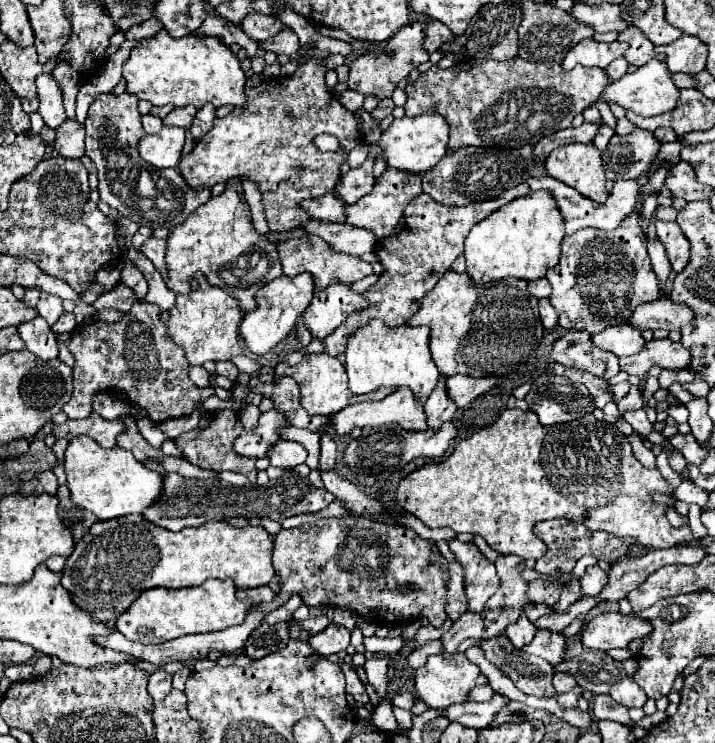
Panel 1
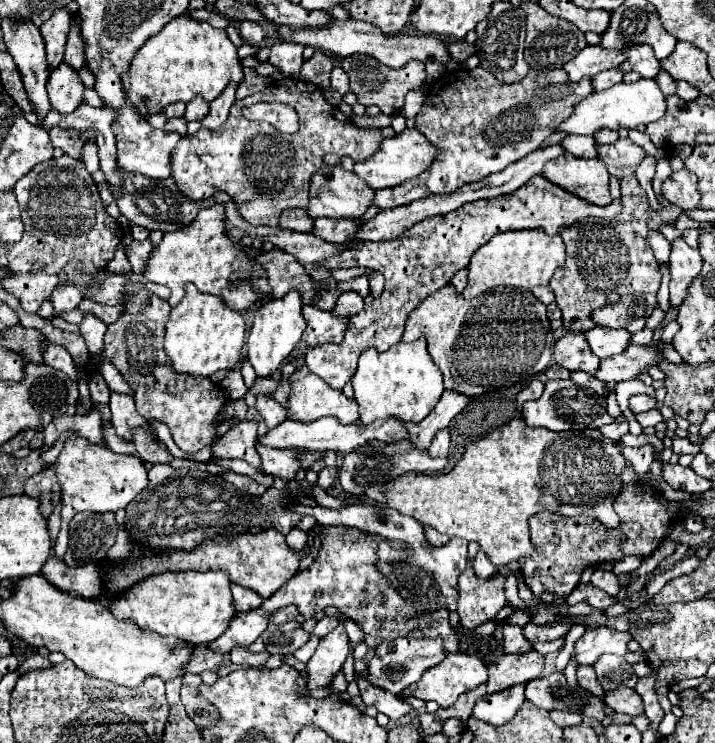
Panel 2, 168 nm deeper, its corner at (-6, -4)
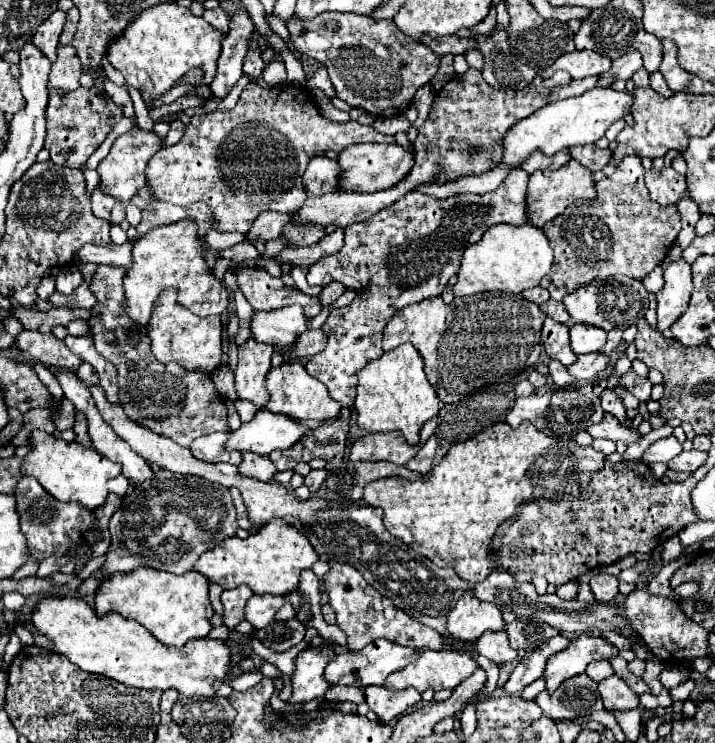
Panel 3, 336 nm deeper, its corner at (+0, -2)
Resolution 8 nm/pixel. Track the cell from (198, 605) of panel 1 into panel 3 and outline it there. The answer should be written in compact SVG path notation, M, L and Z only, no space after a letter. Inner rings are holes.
M136 568L126 574L114 574L96 590L94 610L98 616L118 612L124 618L140 622L152 636L166 646L182 648L188 640L204 638L210 632L210 618L214 614L208 598L208 578L200 572L186 572L182 576L154 568Z

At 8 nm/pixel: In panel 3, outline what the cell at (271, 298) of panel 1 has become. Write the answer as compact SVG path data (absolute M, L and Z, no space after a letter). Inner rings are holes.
M248 338L238 346L238 366L236 366L236 394L240 400L252 402L256 408L264 408L268 402L266 374L270 370L272 346L254 342Z

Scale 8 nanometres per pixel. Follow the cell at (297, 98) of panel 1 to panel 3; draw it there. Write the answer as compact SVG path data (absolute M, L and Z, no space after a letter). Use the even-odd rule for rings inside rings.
M250 82L242 90L240 100L232 110L216 110L192 116L182 140L174 146L160 148L150 158L146 166L146 180L158 200L170 204L206 202L212 208L218 232L238 230L246 234L246 230L250 230L260 212L278 210L284 214L294 214L294 210L302 206L302 202L306 200L302 174L316 150L344 150L346 146L360 142L396 144L394 136L378 134L374 128L360 126L356 120L332 122L320 116L310 98L310 92L302 86L278 86L272 90L264 90L258 84Z

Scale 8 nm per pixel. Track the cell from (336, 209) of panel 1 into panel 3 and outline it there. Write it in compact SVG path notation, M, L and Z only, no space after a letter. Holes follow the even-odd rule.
M260 214L254 222L254 226L250 228L250 232L246 234L246 240L256 244L256 242L268 242L278 238L278 234L282 232L282 228L290 222L290 216L286 214Z

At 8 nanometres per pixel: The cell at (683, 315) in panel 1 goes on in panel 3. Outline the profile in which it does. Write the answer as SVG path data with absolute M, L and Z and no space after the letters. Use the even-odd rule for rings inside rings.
M612 276L606 280L594 280L586 286L580 286L578 290L566 294L562 304L566 306L574 322L598 326L602 330L626 330L628 326L644 318L644 312L648 310L648 292L640 280L628 276Z

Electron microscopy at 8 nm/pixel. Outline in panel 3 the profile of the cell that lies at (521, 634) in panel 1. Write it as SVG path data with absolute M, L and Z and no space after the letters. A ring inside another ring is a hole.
M504 630L482 634L482 638L476 640L474 650L476 650L476 654L482 654L482 656L490 658L490 660L496 662L496 664L512 662L512 660L516 660L516 656L518 656L518 652L510 648L508 636L506 636Z

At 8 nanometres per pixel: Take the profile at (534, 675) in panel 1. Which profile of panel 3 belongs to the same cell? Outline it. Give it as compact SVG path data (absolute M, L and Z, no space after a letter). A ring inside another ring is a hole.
M580 674L576 678L570 678L562 684L562 700L540 692L536 698L536 704L542 708L542 712L554 720L574 720L598 710L604 710L598 682L594 682L590 676Z

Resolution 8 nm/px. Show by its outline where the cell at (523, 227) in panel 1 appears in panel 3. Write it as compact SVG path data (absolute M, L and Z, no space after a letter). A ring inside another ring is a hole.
M530 224L490 226L482 234L480 242L470 244L464 250L454 294L456 296L468 296L478 292L520 294L528 288L538 286L540 280L550 272L550 266L552 266L552 248L548 244L546 234L540 228L534 228Z

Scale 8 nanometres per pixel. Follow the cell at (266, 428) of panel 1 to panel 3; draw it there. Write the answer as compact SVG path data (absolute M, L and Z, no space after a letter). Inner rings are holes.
M218 432L218 434L208 434L208 436L202 436L202 438L196 438L190 444L190 450L192 450L194 458L204 460L204 462L228 462L228 464L238 466L238 462L242 462L242 454L224 450L228 436L230 434Z

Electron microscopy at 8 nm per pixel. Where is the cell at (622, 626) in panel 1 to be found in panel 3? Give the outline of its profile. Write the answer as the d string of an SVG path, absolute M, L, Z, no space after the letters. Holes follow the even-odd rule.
M580 634L570 642L562 654L554 654L546 662L544 670L544 680L546 680L546 690L554 694L554 690L568 678L580 676L586 666L594 660L608 660L618 656L618 648L612 646L608 640L602 636L594 634Z

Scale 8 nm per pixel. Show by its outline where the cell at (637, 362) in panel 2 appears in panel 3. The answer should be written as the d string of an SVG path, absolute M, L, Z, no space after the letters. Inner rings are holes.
M594 352L594 354L580 356L574 364L568 366L568 372L570 372L576 380L594 382L594 378L606 368L606 364L608 364L608 356Z

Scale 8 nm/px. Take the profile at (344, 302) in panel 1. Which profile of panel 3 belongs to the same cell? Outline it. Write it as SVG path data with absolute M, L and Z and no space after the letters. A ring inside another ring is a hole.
M286 306L270 312L254 312L250 318L250 332L256 342L266 342L278 348L292 346L306 330L308 318L300 306Z

